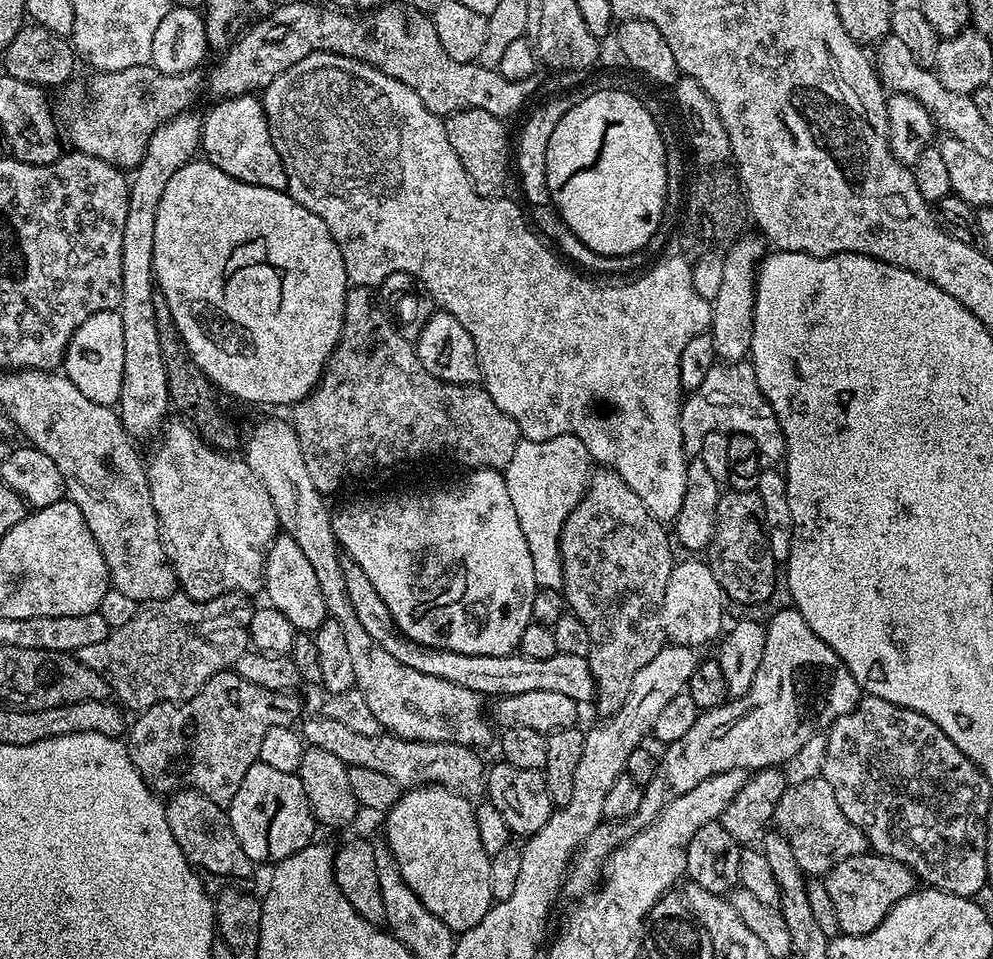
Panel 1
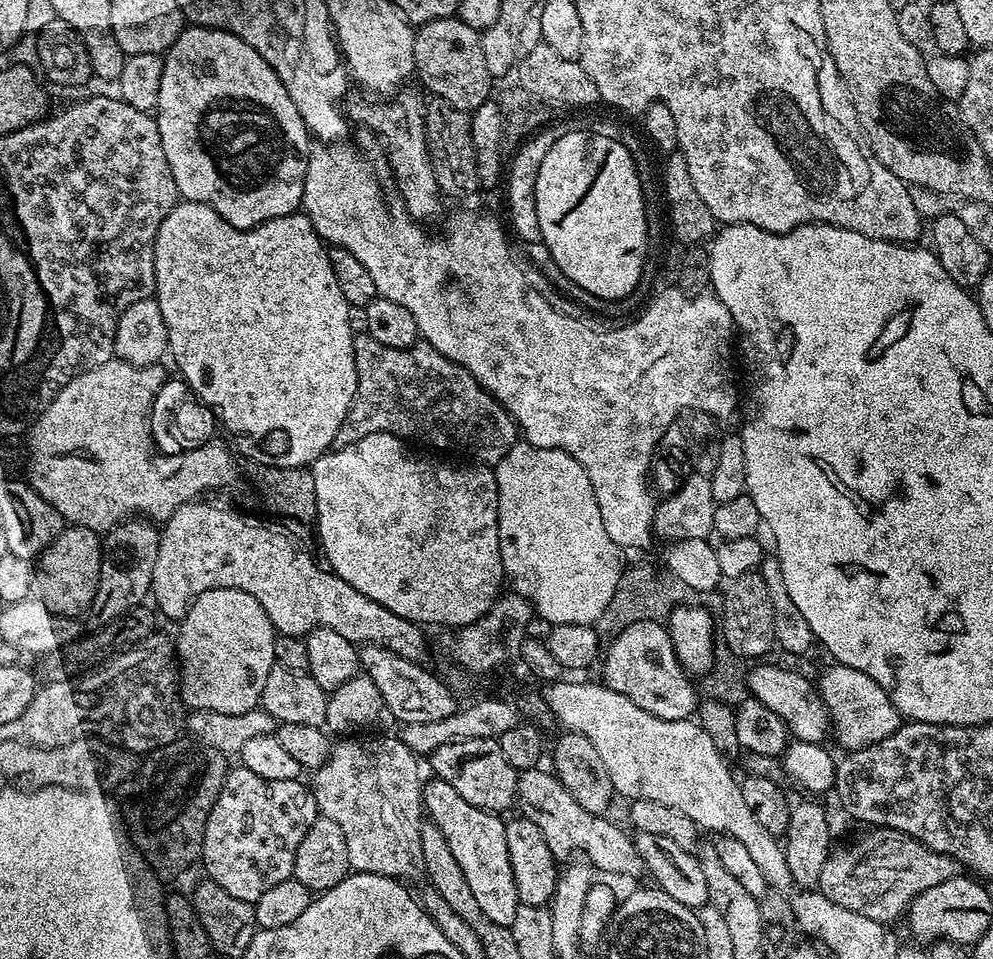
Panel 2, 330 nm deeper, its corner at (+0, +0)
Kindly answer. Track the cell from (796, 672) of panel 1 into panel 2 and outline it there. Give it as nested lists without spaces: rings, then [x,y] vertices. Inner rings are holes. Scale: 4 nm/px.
[[[829,663],[829,668],[818,680],[818,691],[824,699],[824,707],[828,709],[830,732],[838,743],[848,752],[857,752],[871,744],[882,742],[882,738],[890,738],[900,729],[902,717],[888,691],[870,678],[862,670],[854,670],[845,664]]]

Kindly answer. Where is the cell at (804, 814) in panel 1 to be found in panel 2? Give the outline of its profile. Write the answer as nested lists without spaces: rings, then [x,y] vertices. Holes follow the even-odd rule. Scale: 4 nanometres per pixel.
[[[873,827],[865,836],[857,838],[853,844],[845,848],[838,847],[829,855],[825,865],[822,866],[819,880],[819,891],[823,892],[826,898],[838,902],[855,912],[864,912],[866,918],[874,918],[874,922],[882,922],[891,925],[892,920],[901,919],[902,914],[907,913],[908,907],[922,894],[922,890],[930,890],[930,886],[938,886],[950,878],[958,875],[958,865],[955,860],[950,859],[946,854],[938,854],[930,850],[922,842],[910,838],[893,828]]]

